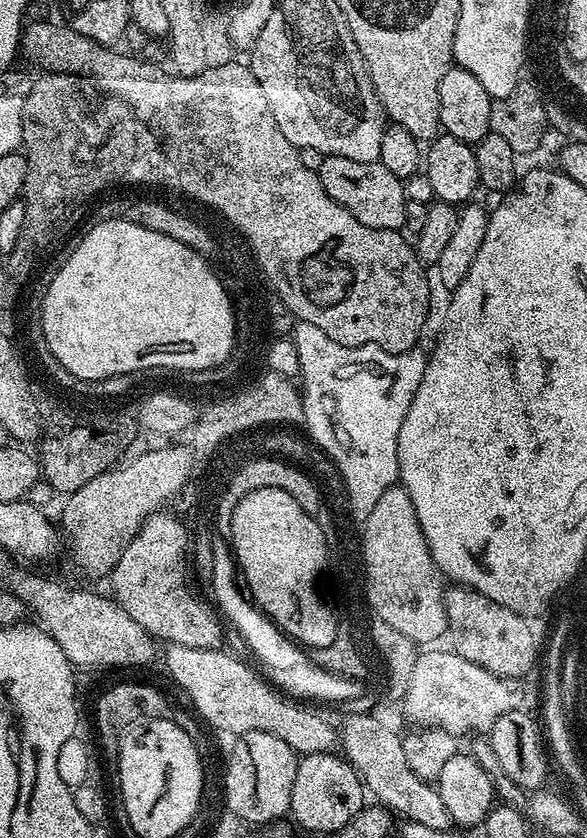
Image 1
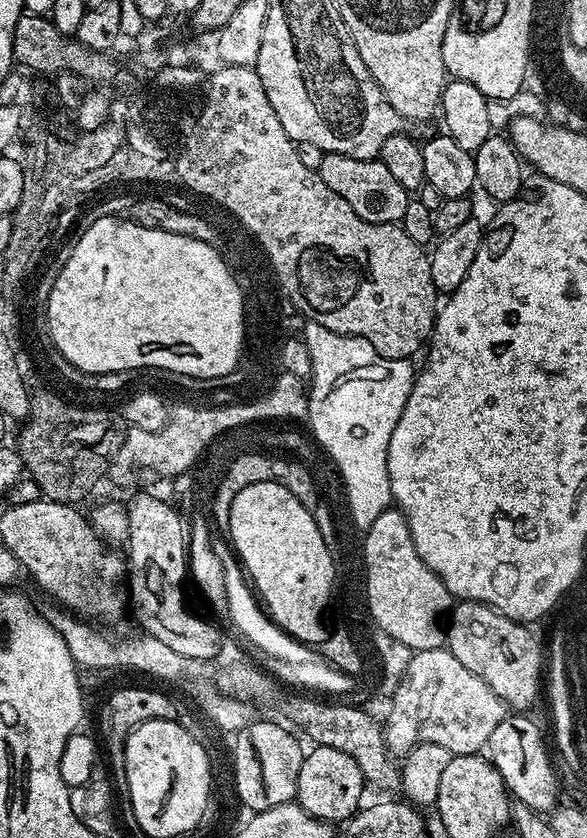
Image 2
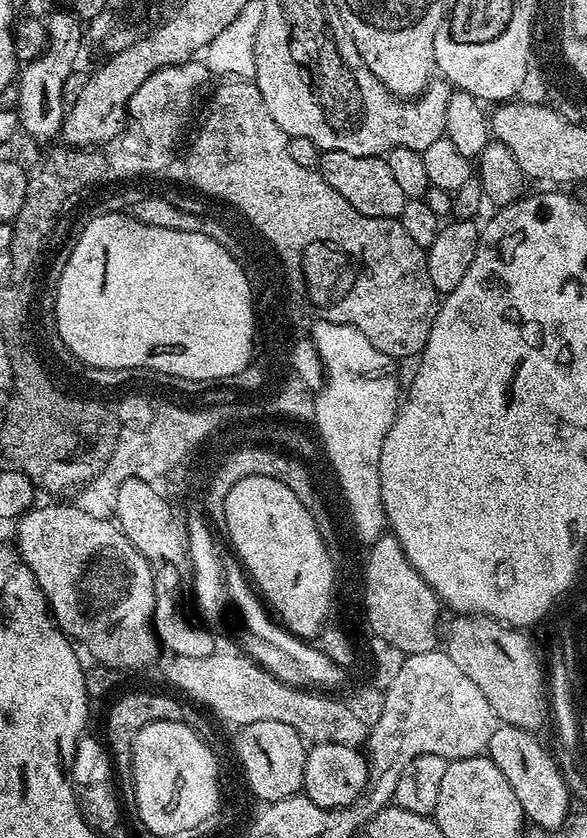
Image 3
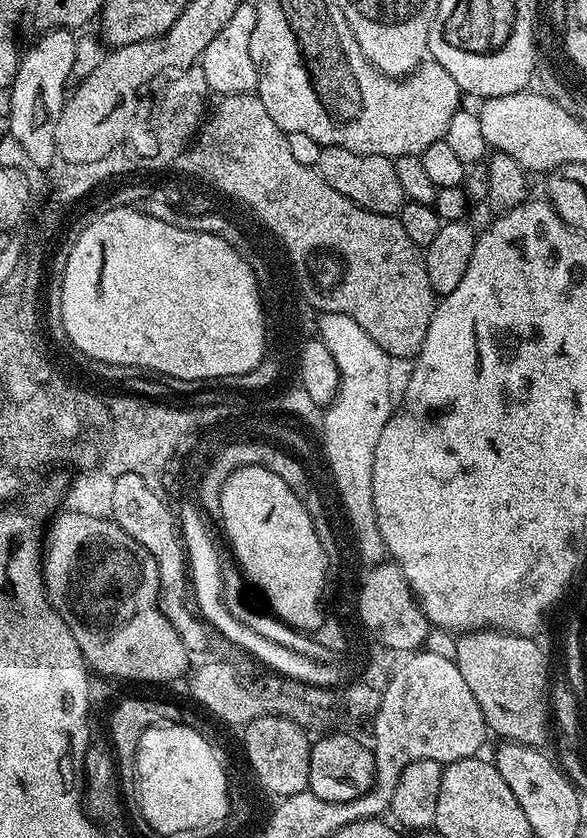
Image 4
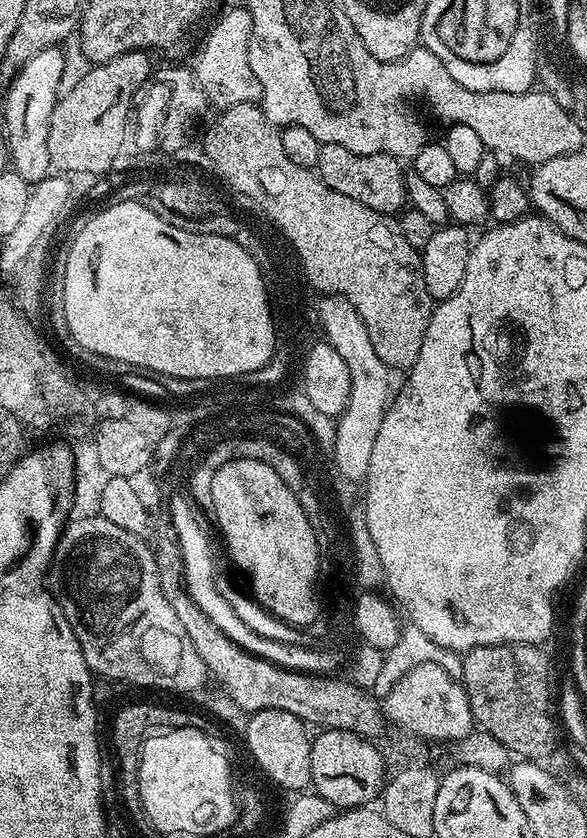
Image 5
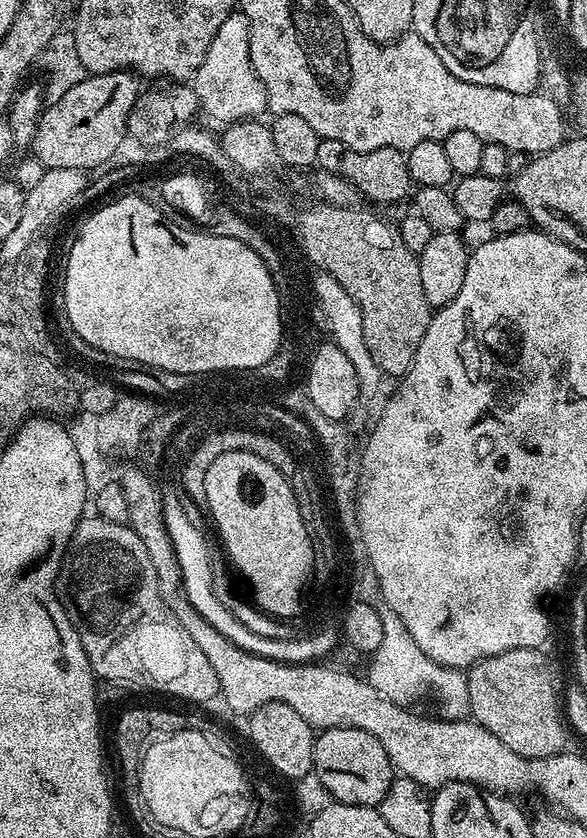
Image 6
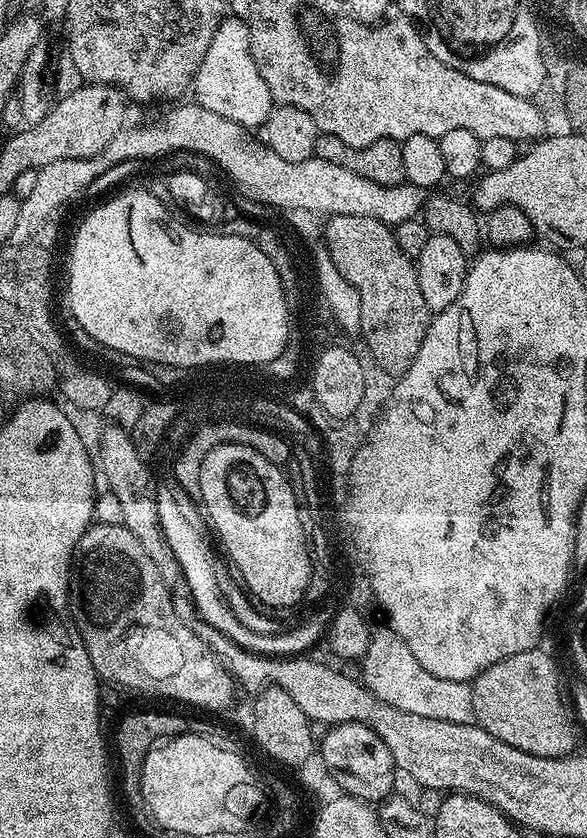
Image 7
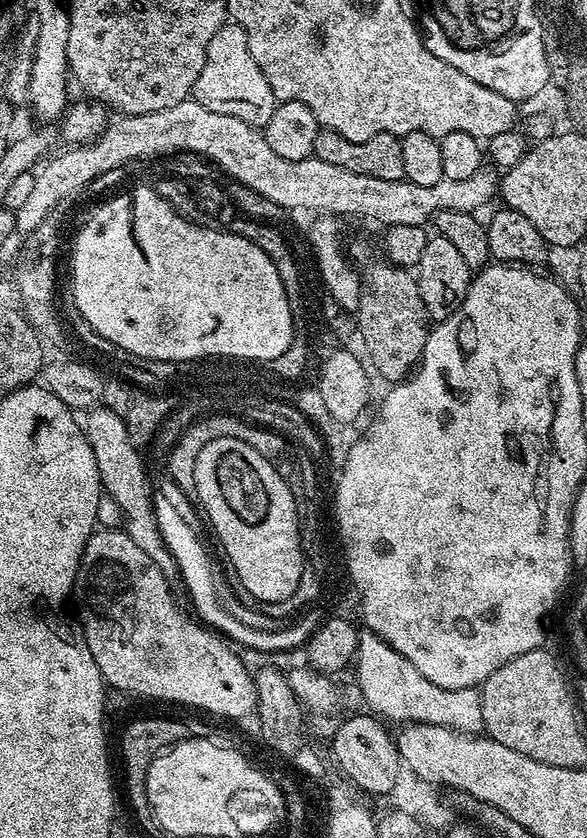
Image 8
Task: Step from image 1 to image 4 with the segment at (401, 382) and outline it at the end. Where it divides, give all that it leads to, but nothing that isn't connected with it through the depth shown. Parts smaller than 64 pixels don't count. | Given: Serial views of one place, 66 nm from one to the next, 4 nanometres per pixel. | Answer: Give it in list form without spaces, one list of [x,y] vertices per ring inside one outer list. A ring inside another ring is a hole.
[[[336,312],[334,314],[326,315],[326,328],[318,332],[318,338],[326,346],[326,350],[330,350],[330,354],[334,354],[334,362],[338,366],[338,374],[340,375],[340,385],[336,391],[336,397],[332,400],[332,403],[327,405],[322,412],[322,429],[324,428],[324,452],[328,455],[326,458],[326,465],[335,469],[334,475],[337,476],[338,481],[341,483],[341,491],[344,492],[345,500],[351,504],[351,508],[354,510],[354,522],[356,523],[355,533],[358,537],[357,550],[359,552],[360,559],[365,564],[381,564],[386,557],[386,549],[384,547],[384,539],[380,533],[380,523],[376,517],[376,511],[374,510],[374,446],[378,446],[378,434],[382,434],[382,430],[386,426],[386,422],[394,411],[394,400],[392,404],[392,364],[393,361],[389,356],[384,353],[382,346],[378,346],[378,342],[374,342],[370,338],[370,334],[366,334],[366,330],[362,330],[362,326],[358,326],[358,322],[342,322],[342,318],[346,318],[346,314]]]

